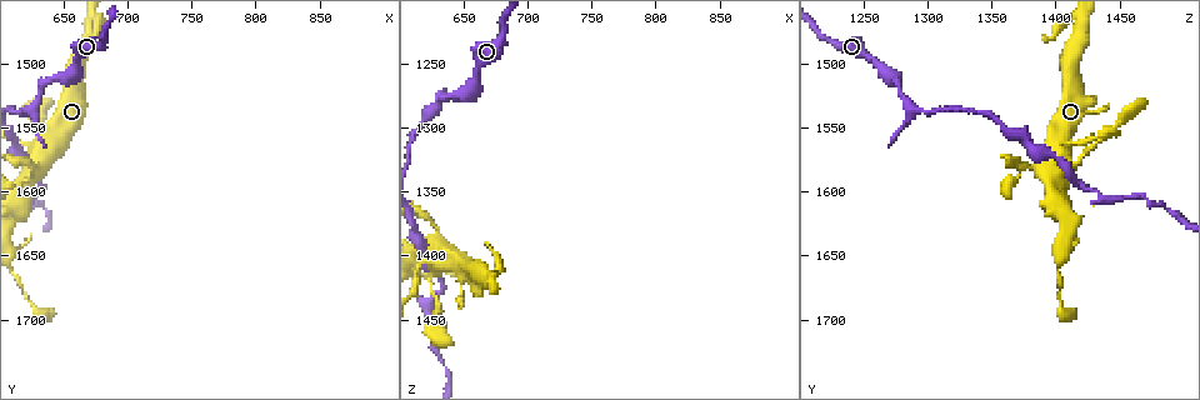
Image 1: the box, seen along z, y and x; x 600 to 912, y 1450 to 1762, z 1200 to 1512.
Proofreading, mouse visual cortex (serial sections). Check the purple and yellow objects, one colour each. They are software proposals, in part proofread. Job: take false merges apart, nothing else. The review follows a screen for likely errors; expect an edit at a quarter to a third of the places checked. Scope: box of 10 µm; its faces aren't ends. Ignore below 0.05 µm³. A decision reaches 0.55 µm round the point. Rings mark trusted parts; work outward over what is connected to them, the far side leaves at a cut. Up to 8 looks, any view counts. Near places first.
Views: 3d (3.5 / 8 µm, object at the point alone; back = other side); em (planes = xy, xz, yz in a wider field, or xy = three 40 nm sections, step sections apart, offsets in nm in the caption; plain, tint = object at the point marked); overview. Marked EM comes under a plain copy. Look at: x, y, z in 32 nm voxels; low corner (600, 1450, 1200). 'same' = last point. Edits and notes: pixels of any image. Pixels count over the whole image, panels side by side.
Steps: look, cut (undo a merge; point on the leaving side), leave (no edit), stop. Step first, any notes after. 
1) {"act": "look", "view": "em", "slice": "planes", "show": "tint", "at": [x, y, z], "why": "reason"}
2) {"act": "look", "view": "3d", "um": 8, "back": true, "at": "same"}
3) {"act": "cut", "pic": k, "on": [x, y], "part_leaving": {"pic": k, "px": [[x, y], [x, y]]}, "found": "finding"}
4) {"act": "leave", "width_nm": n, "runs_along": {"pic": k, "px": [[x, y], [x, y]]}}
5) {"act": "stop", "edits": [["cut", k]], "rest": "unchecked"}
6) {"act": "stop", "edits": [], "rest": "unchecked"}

{"act": "look", "view": "3d", "um": 3.5, "at": [630, 1522, 1276], "why": "a narrow waist"}

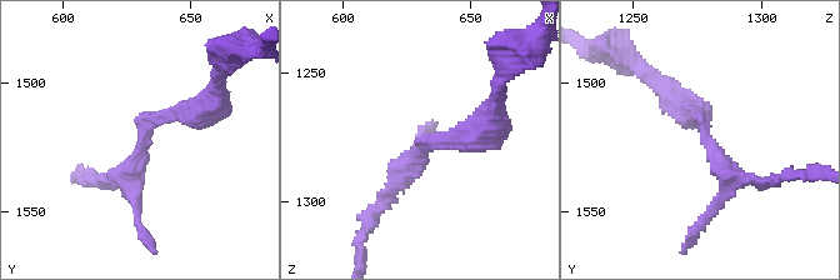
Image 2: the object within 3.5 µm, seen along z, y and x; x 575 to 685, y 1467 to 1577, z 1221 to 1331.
{"act": "look", "view": "em", "slice": "xy", "step": 2, "show": "tint", "at": [631, 1522, 1278], "arm_widths_nm": [250, 300]}

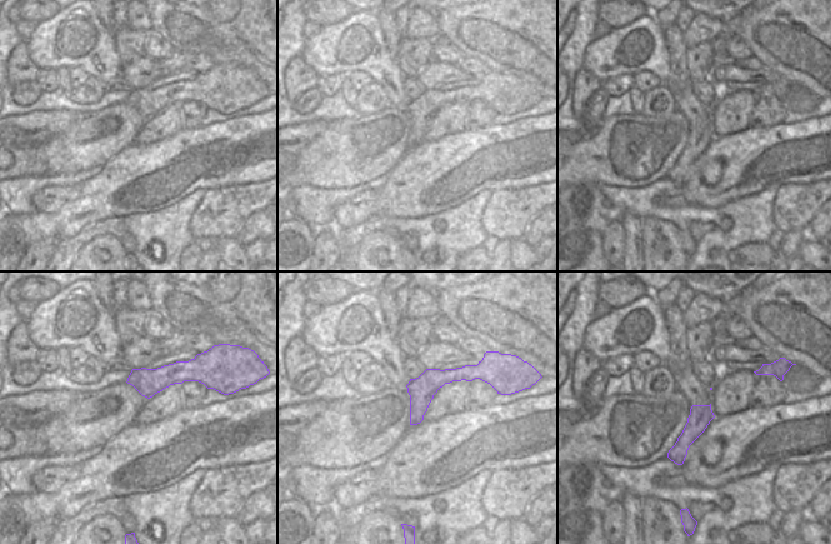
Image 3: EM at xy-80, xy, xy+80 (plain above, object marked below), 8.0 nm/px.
{"act": "look", "view": "em", "slice": "xy", "step": 3, "show": "tint", "at": "same"}

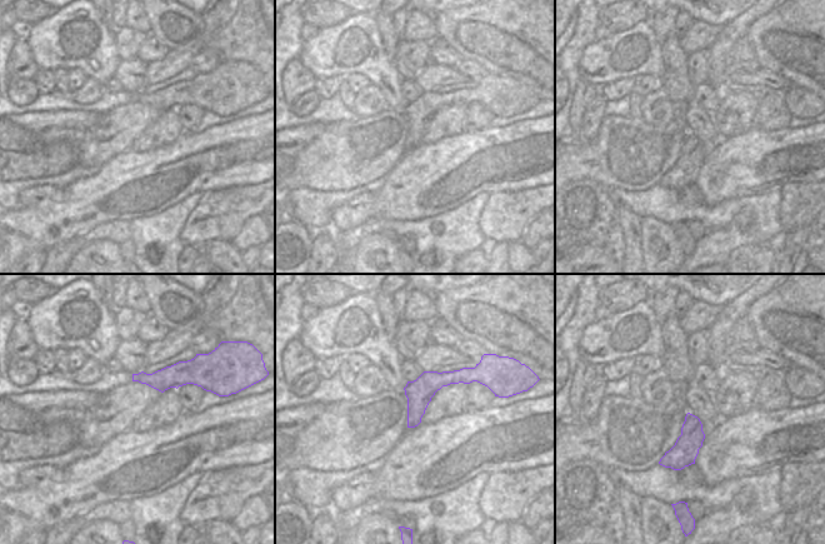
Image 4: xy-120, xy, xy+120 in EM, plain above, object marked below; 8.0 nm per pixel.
{"act": "leave", "runs_along": {"pic": 4, "px": [[468, 375], [439, 379], [410, 424]]}, "found": "one cell here"}

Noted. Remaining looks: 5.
{"act": "look", "view": "3d", "um": 3.5, "at": [624, 1582, 1374], "why": "a fork"}

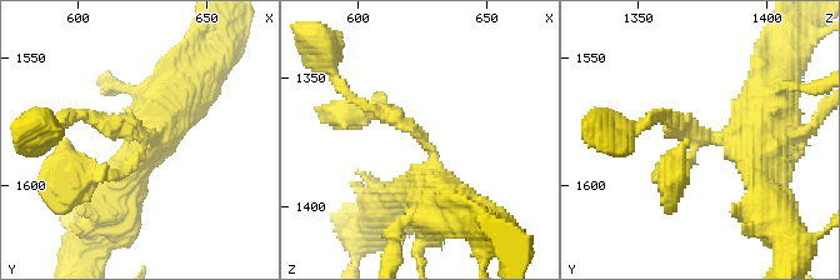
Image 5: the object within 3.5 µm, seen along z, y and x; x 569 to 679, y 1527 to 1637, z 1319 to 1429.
{"act": "look", "view": "em", "slice": "xy", "step": 1, "show": "tint", "at": [624, 1581, 1373], "arms": 3, "arm_widths_nm": [100, 150, 600]}

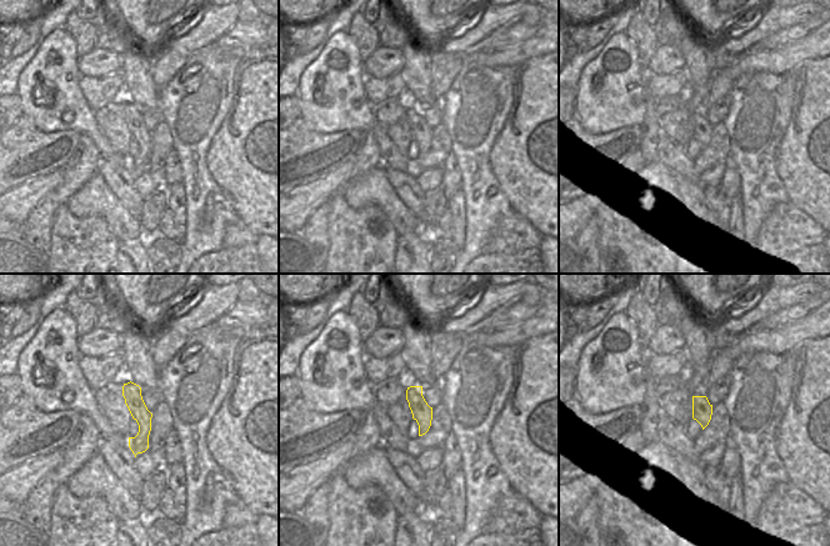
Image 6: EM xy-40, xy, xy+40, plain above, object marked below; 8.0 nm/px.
{"act": "leave", "runs_along": {"pic": 5, "px": [[444, 201], [421, 134], [368, 109]]}, "found": "all the same cell"}

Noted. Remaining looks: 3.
{"act": "look", "view": "3d", "um": 3.5, "at": [622, 1606, 1440], "why": "abrupt turn"}

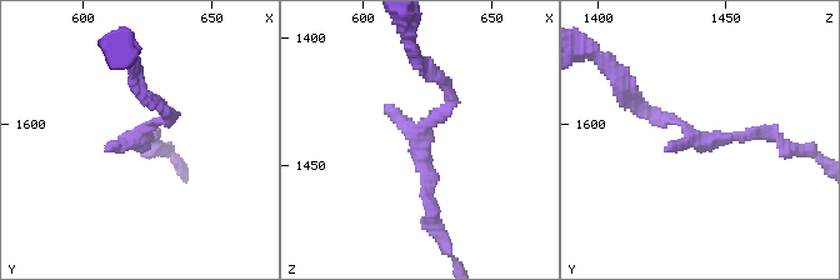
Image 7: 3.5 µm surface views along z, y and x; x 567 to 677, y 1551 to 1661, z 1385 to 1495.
{"act": "look", "view": "em", "slice": "xy", "step": 5, "show": "tint", "at": [621, 1607, 1441], "why": "need the tissue"}

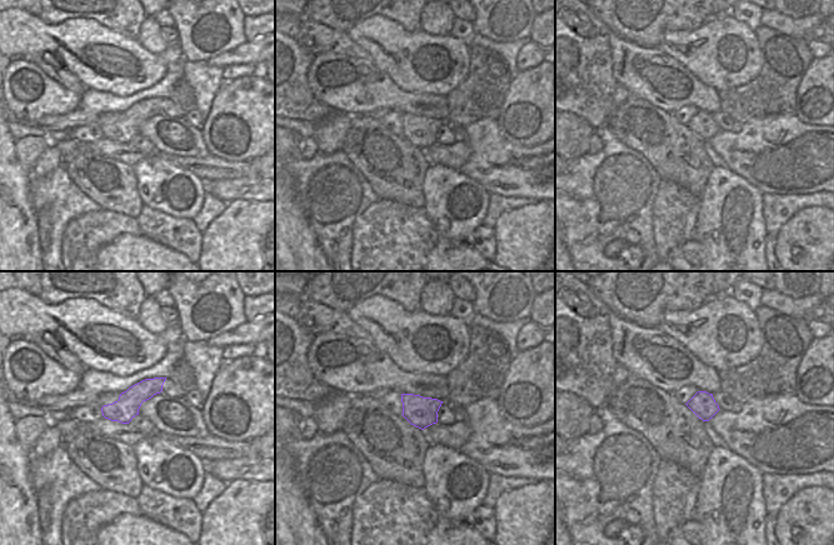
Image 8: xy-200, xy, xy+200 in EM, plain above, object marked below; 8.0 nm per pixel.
{"act": "leave", "found": "continuous, no second cell"}

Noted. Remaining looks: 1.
{"act": "stop", "edits": [], "rest": "unchecked"}

